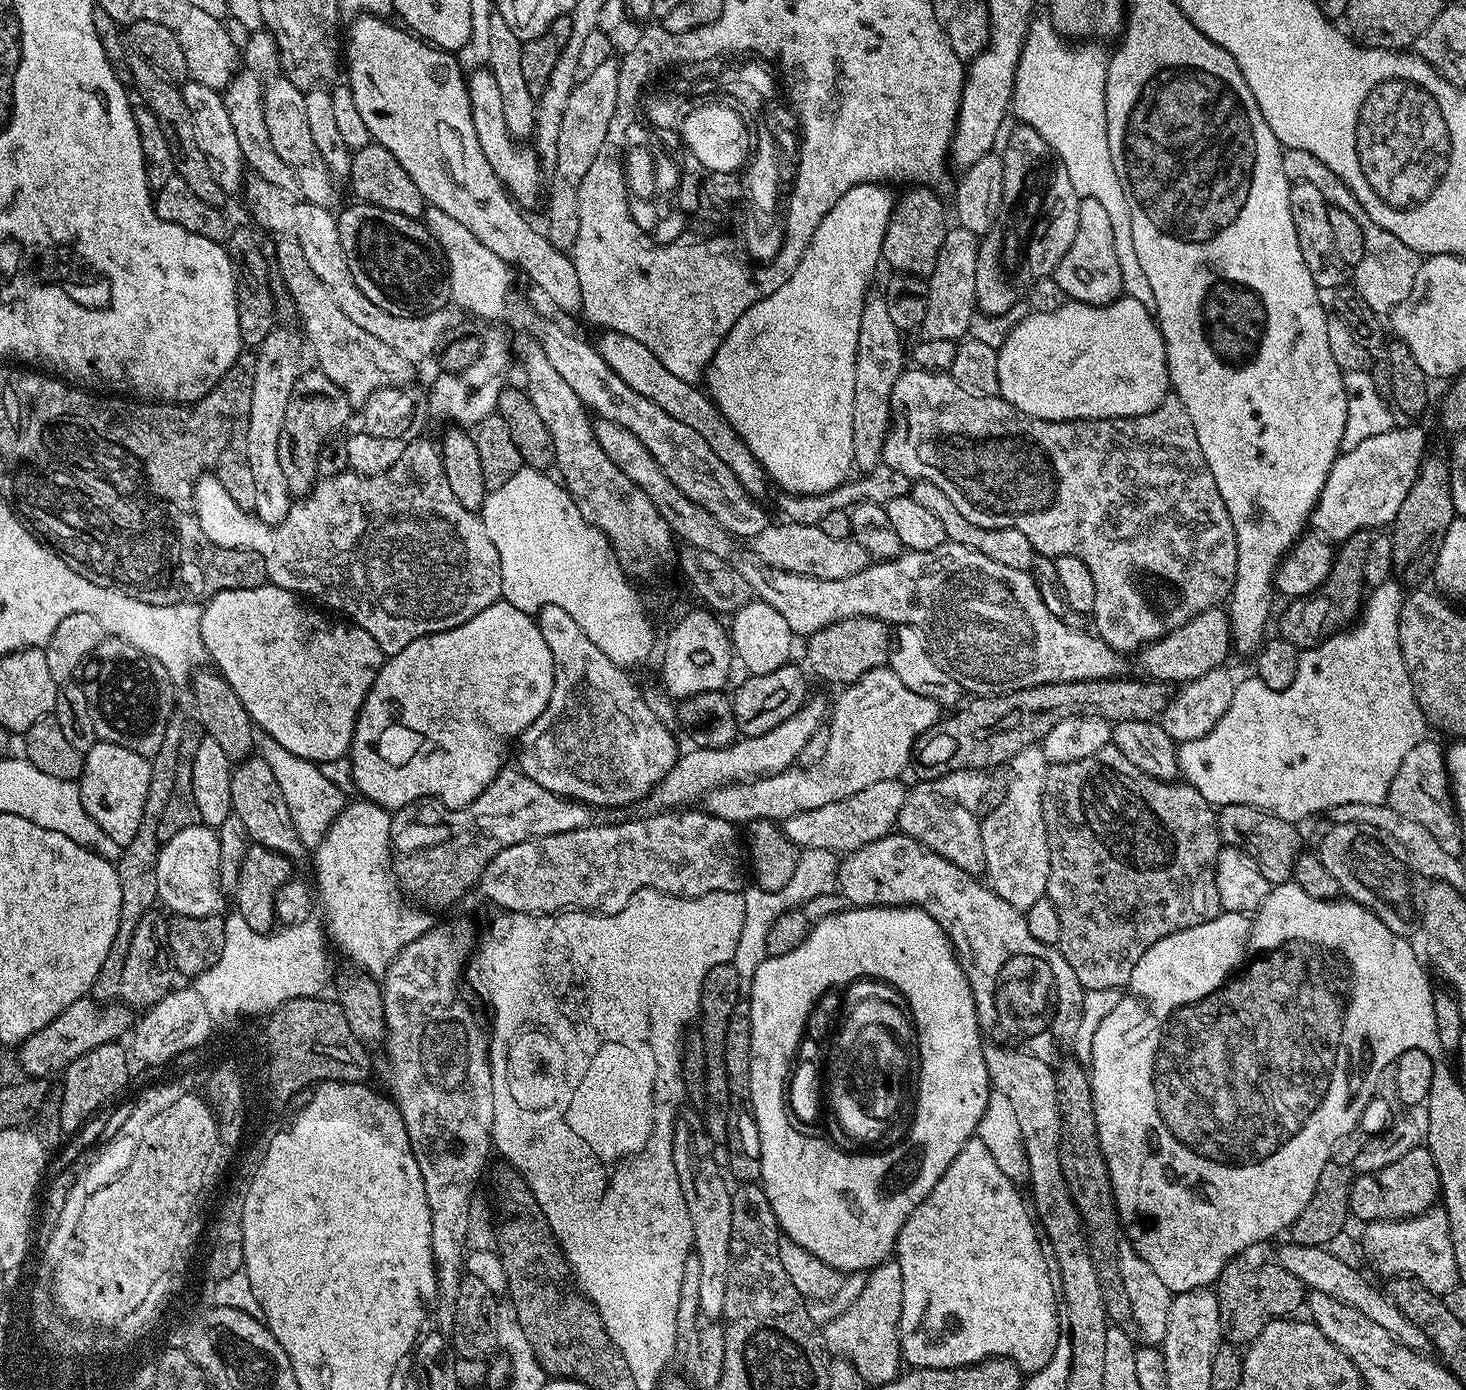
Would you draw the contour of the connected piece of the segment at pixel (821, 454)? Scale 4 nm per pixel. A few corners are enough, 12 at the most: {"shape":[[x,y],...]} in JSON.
{"shape":[[859,184],[706,369],[788,494],[854,472],[854,366],[894,196]]}

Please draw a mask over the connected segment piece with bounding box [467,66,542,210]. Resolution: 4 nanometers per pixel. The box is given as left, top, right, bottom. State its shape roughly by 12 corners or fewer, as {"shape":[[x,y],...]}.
{"shape":[[494,74],[467,77],[482,154],[521,209],[542,200],[535,151],[506,126]]}

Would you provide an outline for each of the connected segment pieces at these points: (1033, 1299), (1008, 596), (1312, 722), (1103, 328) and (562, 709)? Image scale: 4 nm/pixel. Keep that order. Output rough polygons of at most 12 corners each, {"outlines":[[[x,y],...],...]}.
{"outlines":[[[973,1138],[906,1218],[905,1365],[1031,1374],[1062,1335],[1037,1221]],[[618,422],[602,454],[797,637],[920,631],[965,693],[1115,680],[1031,571],[948,540],[850,578],[761,564]],[[1405,589],[1179,745],[1213,806],[1385,803],[1426,717]],[[1121,295],[1029,311],[1001,400],[1043,420],[1150,414],[1156,317]],[[562,606],[526,778],[600,810],[635,805],[676,736]]]}

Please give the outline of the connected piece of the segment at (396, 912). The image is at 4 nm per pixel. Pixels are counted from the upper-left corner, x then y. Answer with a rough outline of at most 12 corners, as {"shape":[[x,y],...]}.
{"shape":[[345,803],[314,849],[332,940],[372,978],[434,926],[403,900],[392,812]]}

